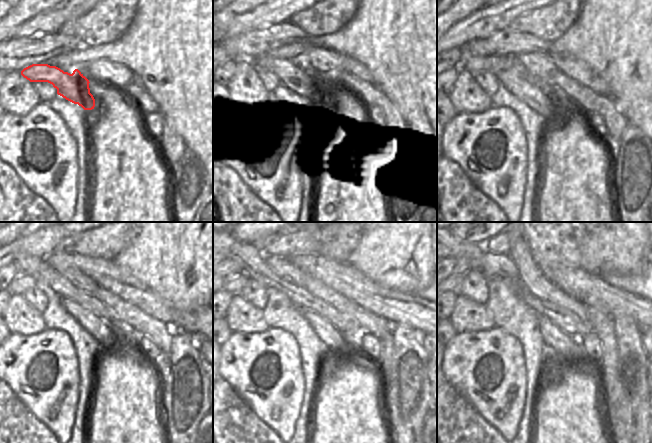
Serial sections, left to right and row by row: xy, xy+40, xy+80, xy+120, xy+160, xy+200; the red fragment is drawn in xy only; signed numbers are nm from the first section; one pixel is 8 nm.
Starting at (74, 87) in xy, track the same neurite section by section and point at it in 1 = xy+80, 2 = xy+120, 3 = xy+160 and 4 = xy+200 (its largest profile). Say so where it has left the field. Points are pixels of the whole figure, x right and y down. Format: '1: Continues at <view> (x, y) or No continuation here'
1: Continues at xy+80 (509, 71)
2: Continues at xy+120 (107, 337)
3: Continues at xy+160 (337, 344)
4: Continues at xy+200 (569, 349).

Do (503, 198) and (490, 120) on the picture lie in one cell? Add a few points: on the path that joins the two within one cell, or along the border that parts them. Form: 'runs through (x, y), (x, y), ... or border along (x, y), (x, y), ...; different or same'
runs through (502, 179), (499, 166), (493, 155), (493, 139); same

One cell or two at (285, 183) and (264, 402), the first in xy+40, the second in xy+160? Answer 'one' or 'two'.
one

